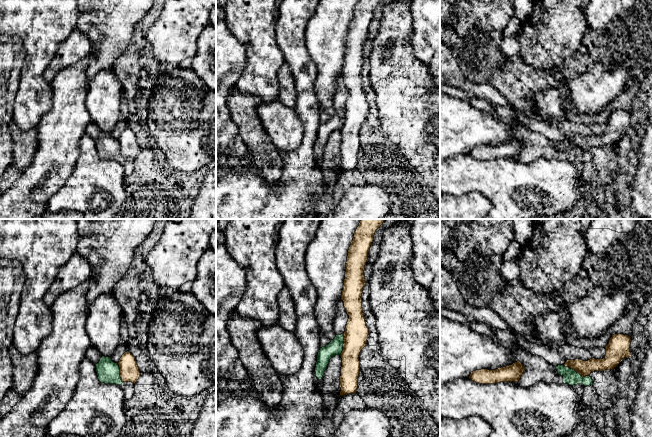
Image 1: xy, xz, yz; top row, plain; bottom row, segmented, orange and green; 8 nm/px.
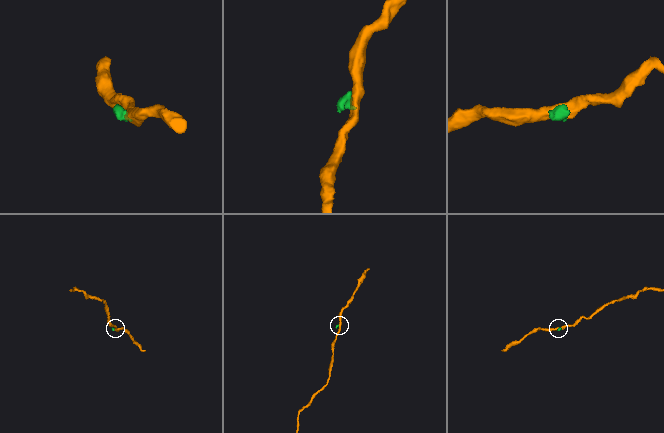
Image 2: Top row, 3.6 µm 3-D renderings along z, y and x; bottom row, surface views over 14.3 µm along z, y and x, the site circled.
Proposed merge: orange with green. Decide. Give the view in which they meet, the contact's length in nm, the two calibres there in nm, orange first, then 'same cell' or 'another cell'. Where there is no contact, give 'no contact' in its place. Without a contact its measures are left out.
yz | 220 nm | 120/110 nm | another cell

